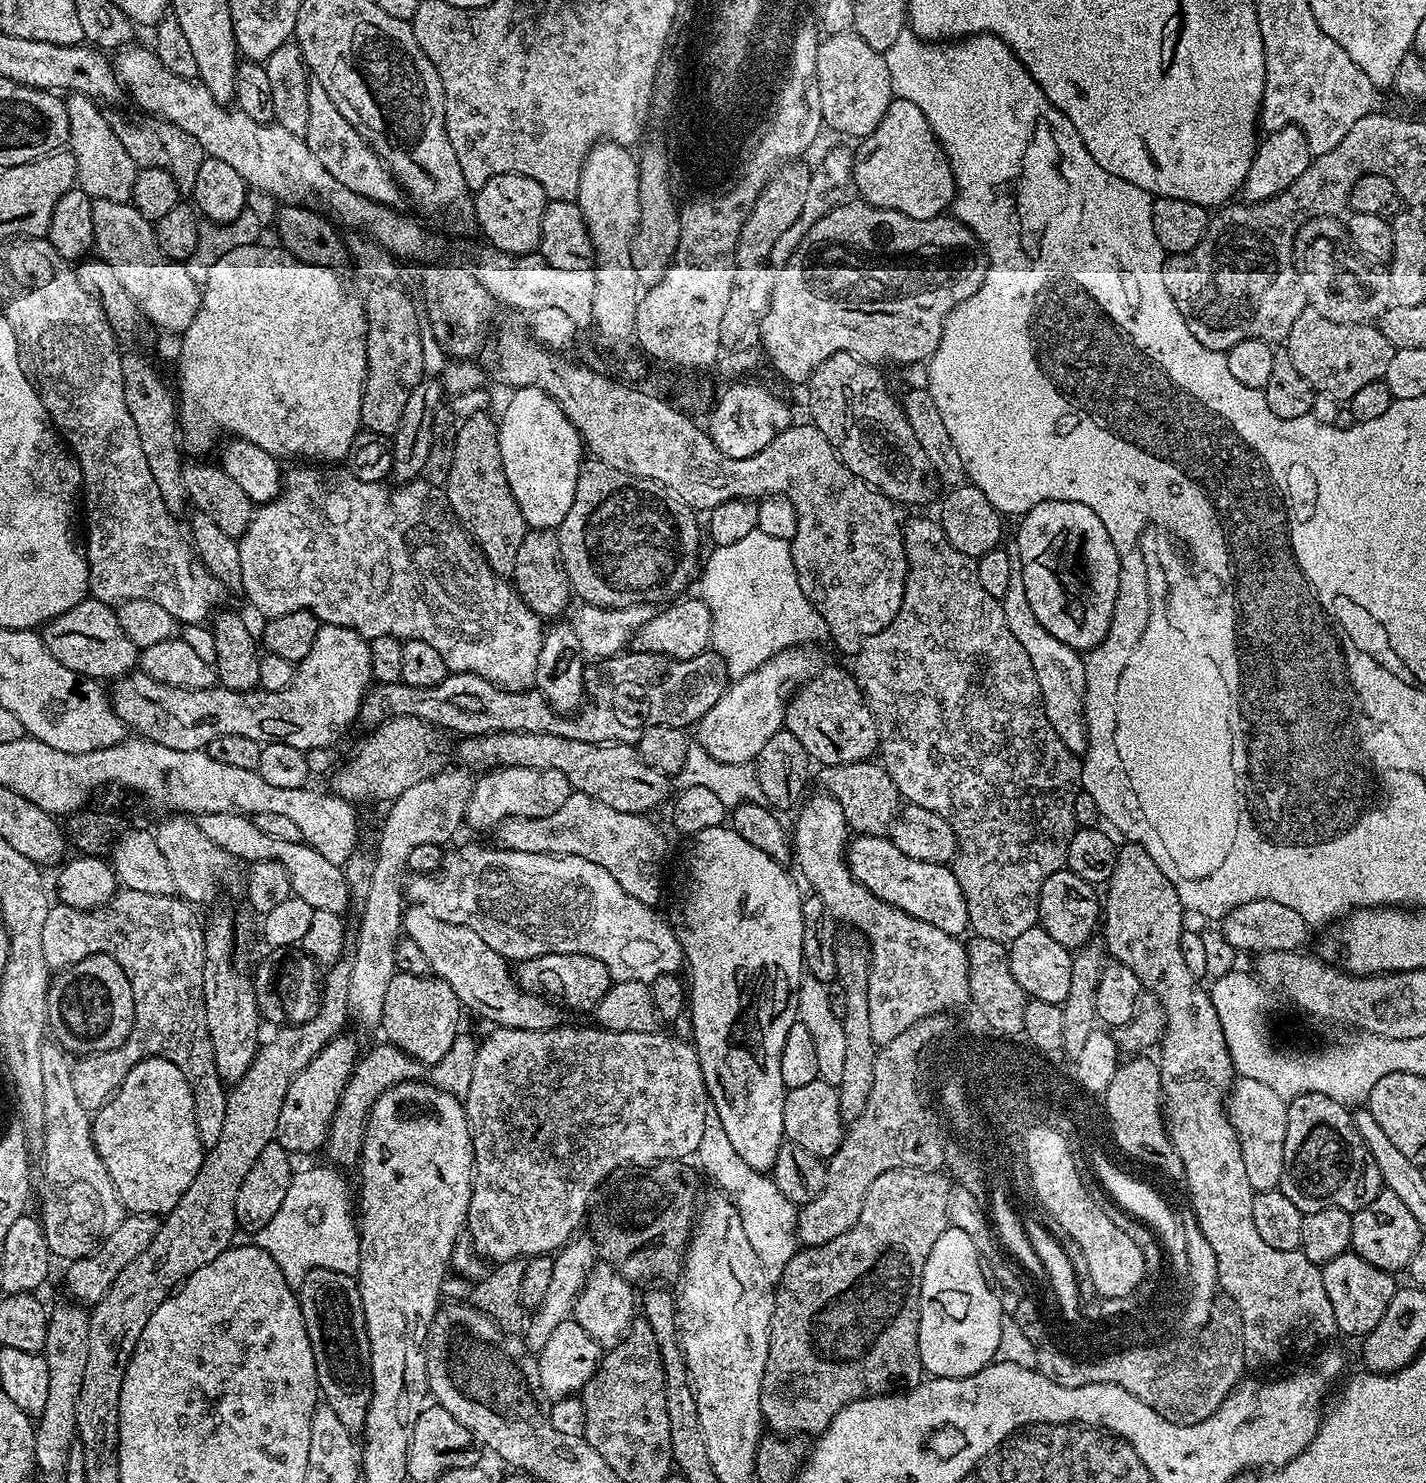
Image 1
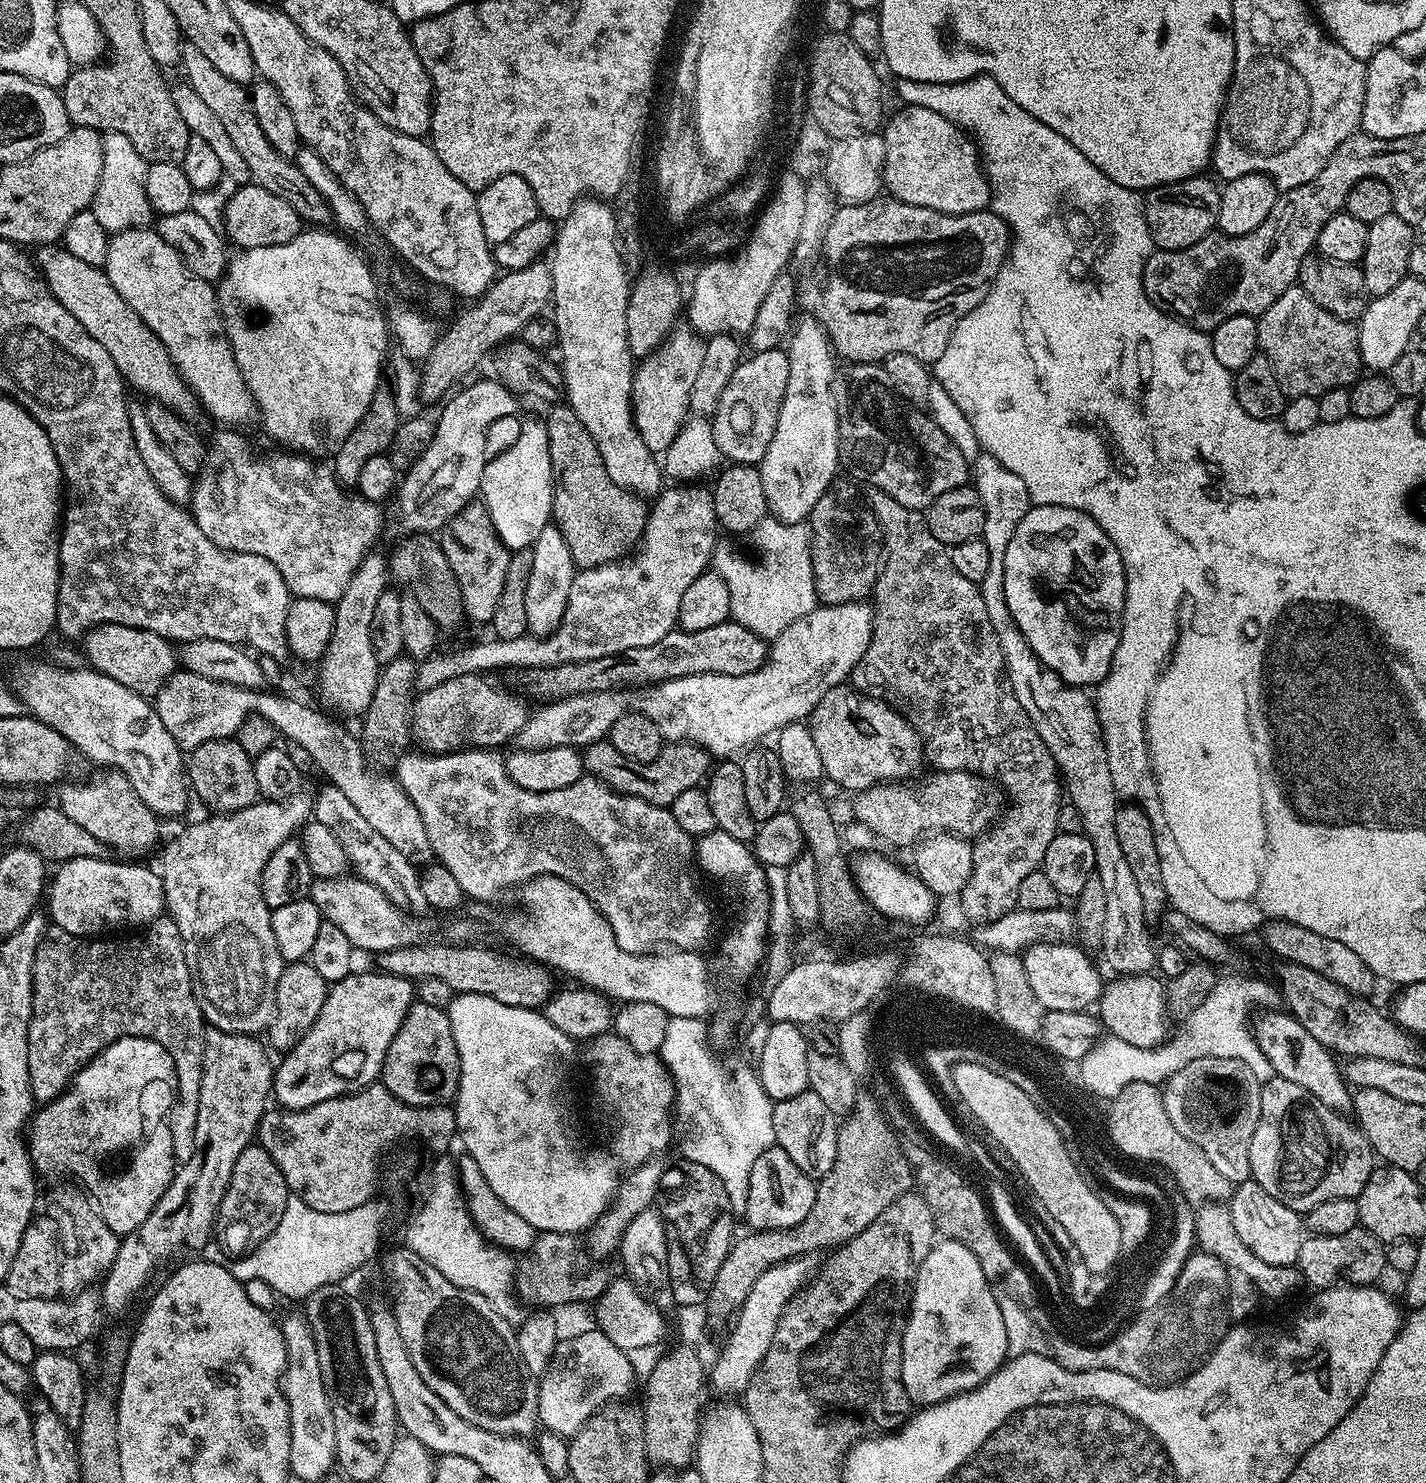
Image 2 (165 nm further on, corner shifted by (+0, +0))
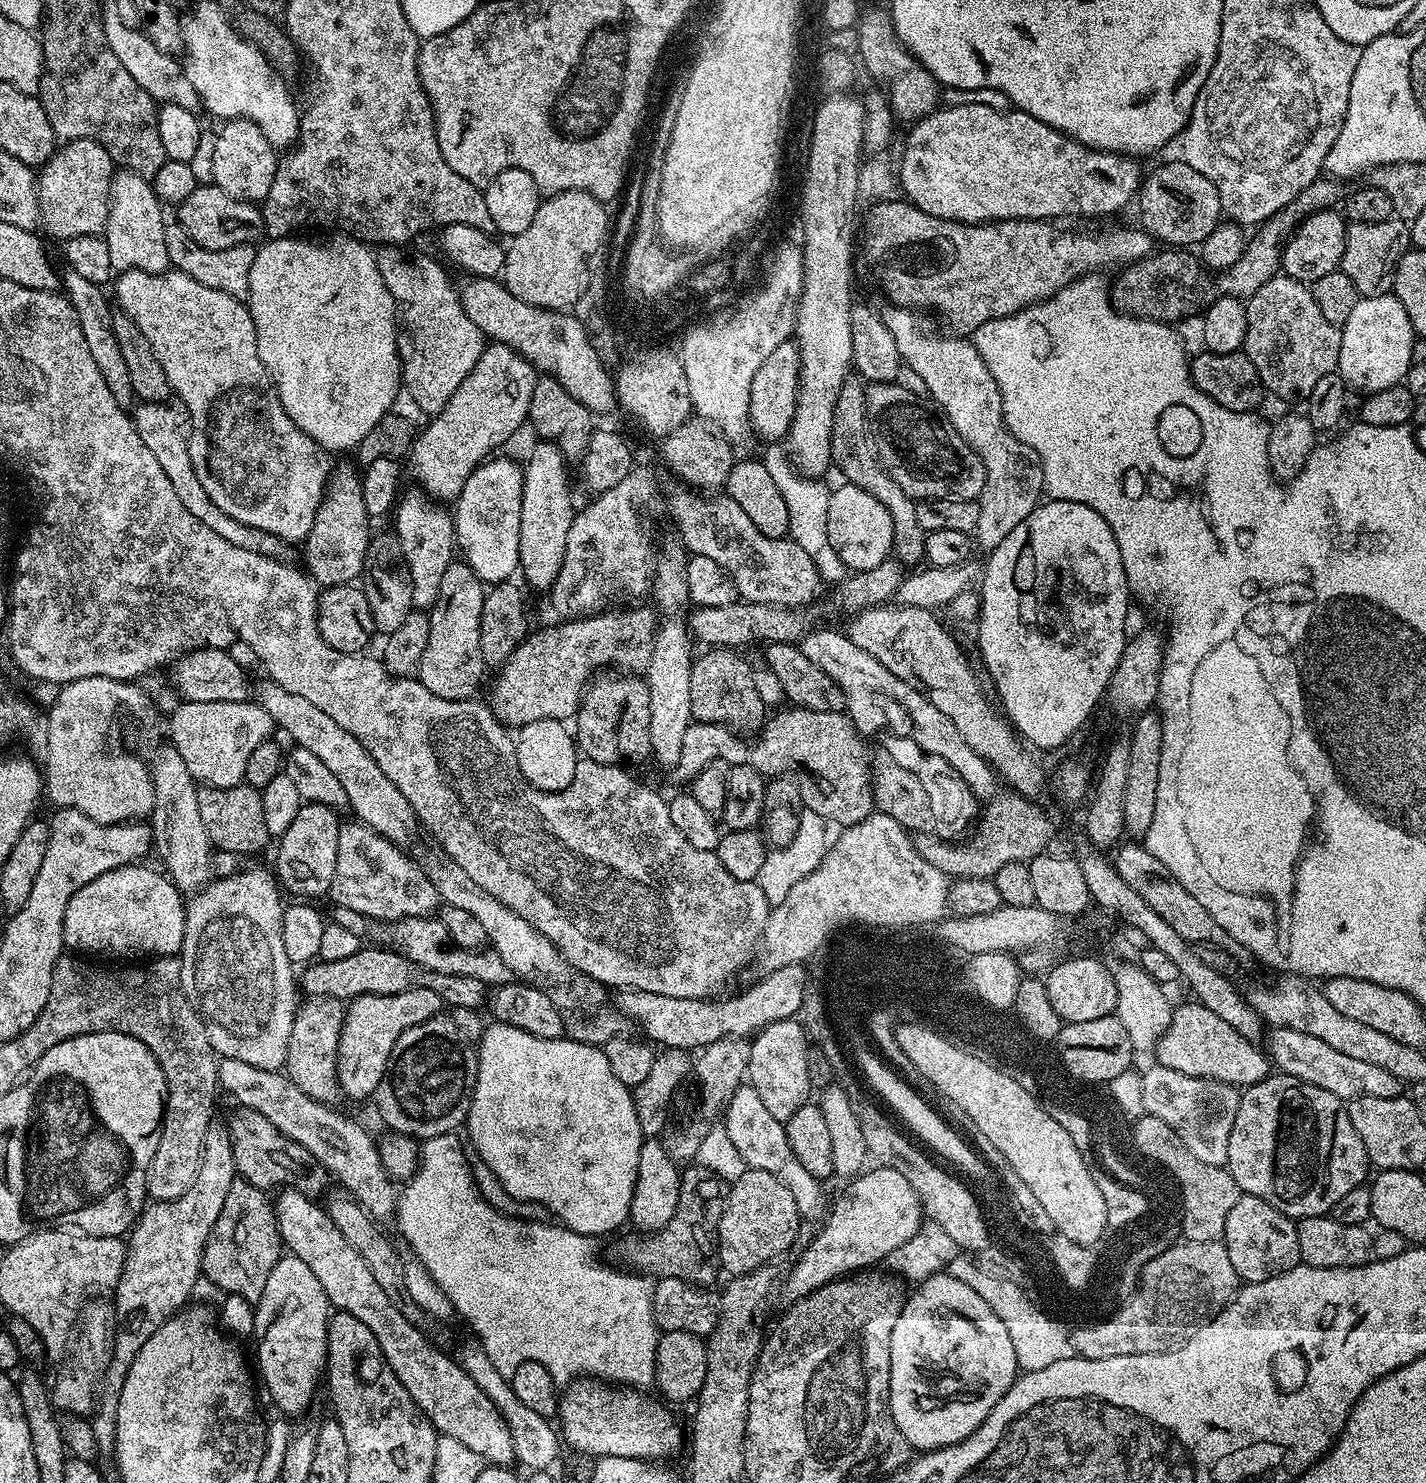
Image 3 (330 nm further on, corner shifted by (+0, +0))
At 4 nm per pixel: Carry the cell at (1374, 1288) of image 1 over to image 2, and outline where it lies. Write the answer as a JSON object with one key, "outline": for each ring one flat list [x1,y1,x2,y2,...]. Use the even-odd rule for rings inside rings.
{"outline":[[1362,1227,1346,1230,1346,1234,1329,1236,1308,1234,1302,1242,1302,1250,1298,1250,1296,1264,1301,1277,1305,1281,1309,1280,1316,1290,1339,1285,1341,1281,1372,1286,1379,1281,1376,1279,1386,1272,1386,1248,1378,1237]]}

